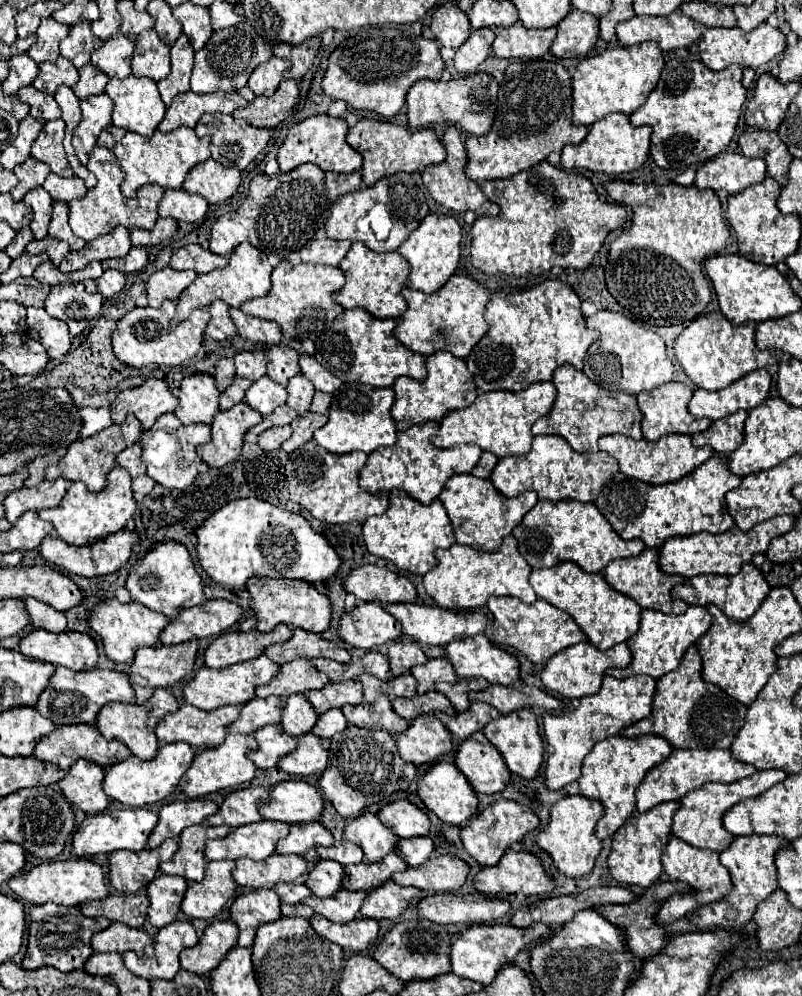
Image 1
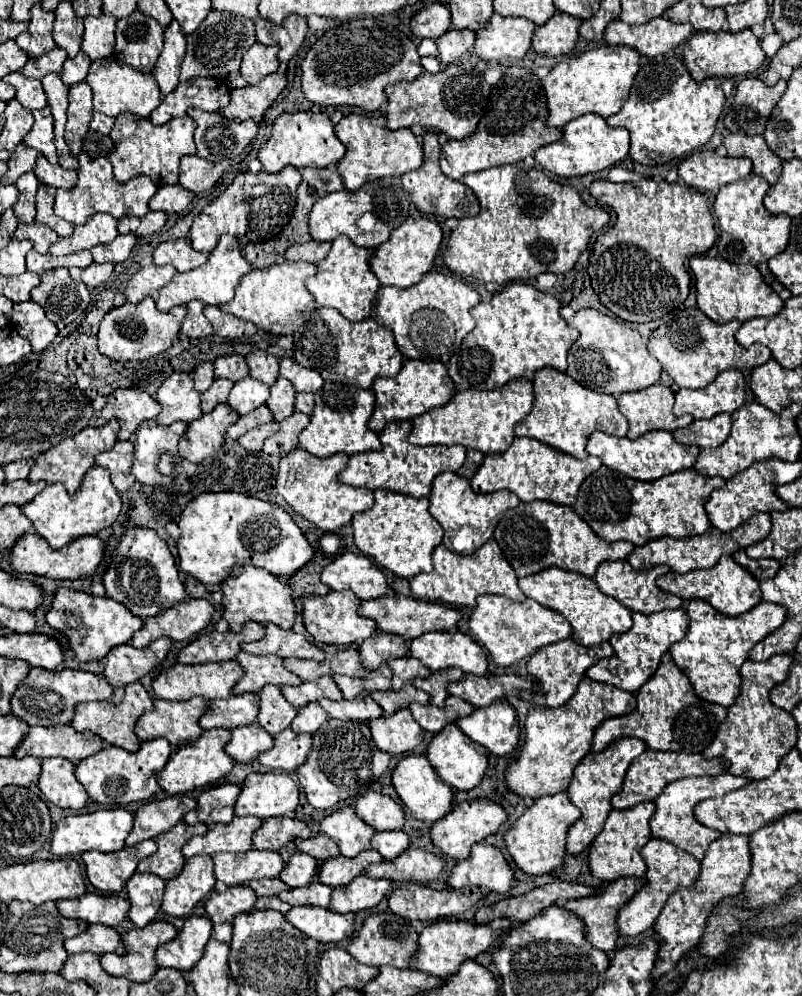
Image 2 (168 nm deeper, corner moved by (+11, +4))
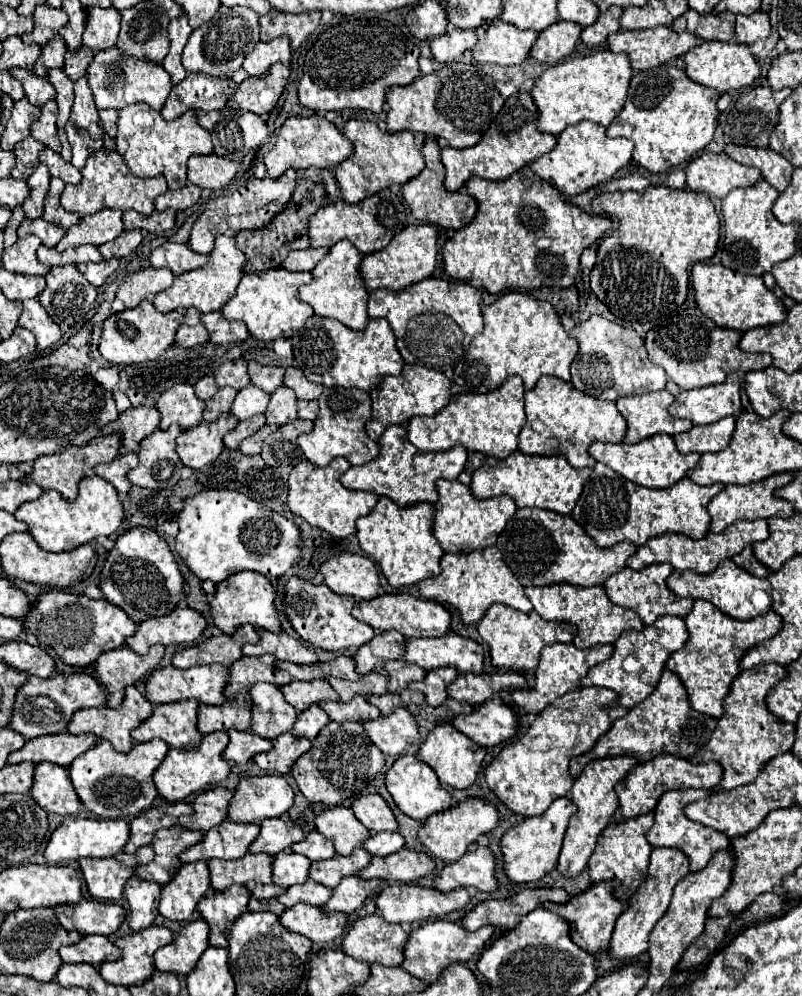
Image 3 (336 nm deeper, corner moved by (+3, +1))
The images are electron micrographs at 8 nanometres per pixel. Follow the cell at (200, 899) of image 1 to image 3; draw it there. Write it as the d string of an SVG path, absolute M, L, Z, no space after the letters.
M204 860L182 864L174 878L162 886L158 902L160 916L176 922L188 922L198 902L210 890L208 864Z

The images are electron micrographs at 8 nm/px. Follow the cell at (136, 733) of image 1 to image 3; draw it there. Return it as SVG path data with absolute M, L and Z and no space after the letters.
M128 686L128 688L126 688L126 694L124 694L124 700L122 700L122 704L120 704L118 708L102 706L102 708L82 708L82 710L74 712L72 722L68 724L68 732L70 732L70 734L84 734L84 732L90 732L90 734L96 734L98 738L110 742L114 750L118 750L118 752L130 752L132 746L134 746L134 740L130 738L130 732L132 732L142 720L146 720L150 714L152 714L152 704L150 704L134 686Z

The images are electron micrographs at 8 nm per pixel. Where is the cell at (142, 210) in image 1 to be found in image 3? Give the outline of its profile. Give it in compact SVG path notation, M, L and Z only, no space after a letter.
M98 150L94 152L82 172L82 182L76 186L66 186L62 196L60 196L60 204L68 210L68 212L78 212L80 216L86 214L94 214L102 208L118 208L118 210L136 210L140 214L150 214L154 210L154 200L156 196L164 194L168 190L166 180L160 176L154 178L138 178L134 174L130 174L130 170L124 166L122 156L116 150Z

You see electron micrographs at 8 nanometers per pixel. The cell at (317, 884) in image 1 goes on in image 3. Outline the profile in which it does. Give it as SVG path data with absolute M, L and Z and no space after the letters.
M280 852L272 860L272 882L278 886L294 886L308 880L310 860L302 854L294 852Z

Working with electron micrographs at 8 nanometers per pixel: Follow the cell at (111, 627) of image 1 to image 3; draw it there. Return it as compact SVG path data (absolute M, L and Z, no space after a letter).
M62 590L42 592L30 612L24 616L22 626L24 630L34 632L38 646L54 648L62 662L76 668L92 664L106 650L122 648L126 638L136 630L136 624L118 606L106 600L92 600L84 594L68 594Z

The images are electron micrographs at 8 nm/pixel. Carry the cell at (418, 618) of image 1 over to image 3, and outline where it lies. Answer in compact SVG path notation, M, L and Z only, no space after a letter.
M382 594L374 600L356 602L352 608L352 616L356 620L366 622L374 628L374 632L390 632L396 630L406 638L430 638L430 636L444 636L450 628L450 614L444 610L442 604L434 600L416 598L412 594Z

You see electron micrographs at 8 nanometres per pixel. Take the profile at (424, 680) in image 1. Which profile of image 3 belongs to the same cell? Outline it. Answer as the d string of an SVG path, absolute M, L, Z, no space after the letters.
M390 660L384 664L386 672L388 672L388 690L390 692L398 692L402 688L406 688L410 682L414 680L422 680L426 676L426 670L422 670L420 666L408 664L406 660Z

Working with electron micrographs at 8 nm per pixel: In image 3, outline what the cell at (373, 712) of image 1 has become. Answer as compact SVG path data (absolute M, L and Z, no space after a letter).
M354 696L350 702L320 702L318 704L334 722L366 722L380 716L380 710L370 706L364 696Z

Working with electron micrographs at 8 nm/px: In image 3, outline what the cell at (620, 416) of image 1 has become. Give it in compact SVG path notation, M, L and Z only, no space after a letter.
M542 376L538 384L524 394L526 400L526 424L518 436L518 450L522 454L548 454L564 456L570 466L584 468L594 466L588 456L592 442L622 442L626 434L626 420L618 412L614 402L592 398L576 390L570 382L558 380L554 376Z

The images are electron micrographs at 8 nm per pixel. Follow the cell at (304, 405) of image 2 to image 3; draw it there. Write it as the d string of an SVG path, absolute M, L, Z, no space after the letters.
M298 400L298 418L302 420L316 420L318 416L318 400Z

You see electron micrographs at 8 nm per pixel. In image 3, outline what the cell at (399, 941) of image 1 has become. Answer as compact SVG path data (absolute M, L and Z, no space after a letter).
M372 914L352 922L342 938L342 950L362 962L378 962L384 966L400 966L402 950L408 934L400 924L384 922L382 916Z

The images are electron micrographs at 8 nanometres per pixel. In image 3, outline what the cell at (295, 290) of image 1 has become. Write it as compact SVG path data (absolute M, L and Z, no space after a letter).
M272 268L258 274L244 274L236 294L220 308L226 320L242 320L248 332L258 342L270 342L278 338L294 336L314 310L298 300L298 288L312 280L310 272L288 272L284 268Z

